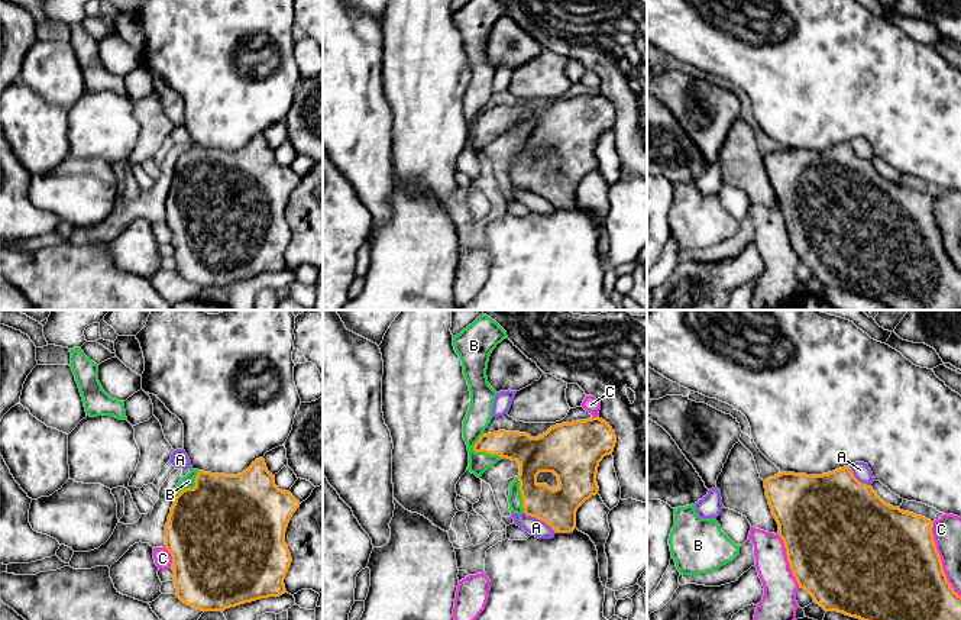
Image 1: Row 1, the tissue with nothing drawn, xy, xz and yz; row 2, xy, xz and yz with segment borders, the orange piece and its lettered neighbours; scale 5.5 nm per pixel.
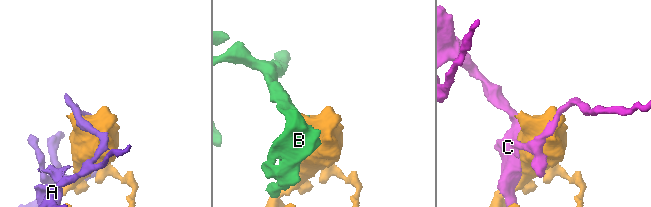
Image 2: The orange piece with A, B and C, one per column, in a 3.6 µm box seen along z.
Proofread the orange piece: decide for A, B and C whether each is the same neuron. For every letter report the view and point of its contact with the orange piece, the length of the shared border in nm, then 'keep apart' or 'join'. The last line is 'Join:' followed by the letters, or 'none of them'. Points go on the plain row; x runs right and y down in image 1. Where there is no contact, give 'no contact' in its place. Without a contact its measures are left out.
A: xz (540, 194) | 200 nm | keep apart
B: xz (487, 128) | 180 nm | join
C: yz (940, 235) | 440 nm | keep apart
Join: B

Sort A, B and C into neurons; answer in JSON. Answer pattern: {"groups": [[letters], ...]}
{"groups": [["A"], ["B"], ["C"]]}

